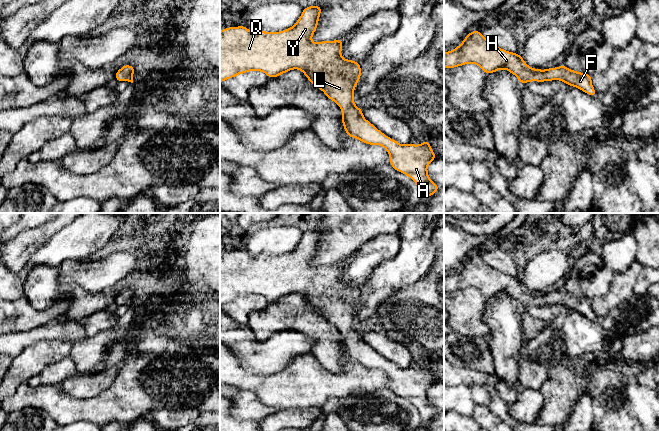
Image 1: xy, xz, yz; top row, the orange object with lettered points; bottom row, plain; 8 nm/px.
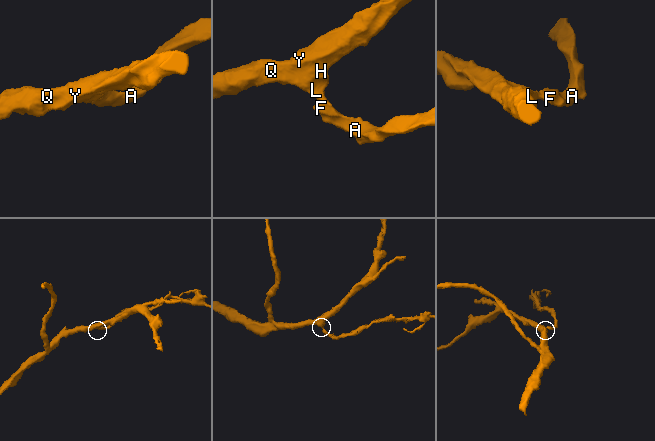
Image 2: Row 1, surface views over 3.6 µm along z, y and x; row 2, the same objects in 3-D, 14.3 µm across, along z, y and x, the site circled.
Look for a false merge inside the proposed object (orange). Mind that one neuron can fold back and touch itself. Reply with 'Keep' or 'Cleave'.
Keep

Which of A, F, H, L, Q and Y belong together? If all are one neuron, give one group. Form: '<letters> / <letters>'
A F H L Q Y

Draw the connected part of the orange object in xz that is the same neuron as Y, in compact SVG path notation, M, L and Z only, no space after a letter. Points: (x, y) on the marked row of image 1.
M319 5L303 8L296 24L280 32L251 32L246 26L224 28L220 32L220 83L249 71L262 71L269 78L275 78L289 70L300 69L311 84L322 90L343 111L342 124L348 137L357 138L365 144L383 146L390 156L390 165L410 177L418 185L423 198L430 197L440 189L427 173L428 164L437 157L431 149L430 141L425 140L420 145L399 144L363 117L363 109L356 107L353 99L354 88L362 72L360 63L341 57L343 39L318 43L311 41L321 11Z

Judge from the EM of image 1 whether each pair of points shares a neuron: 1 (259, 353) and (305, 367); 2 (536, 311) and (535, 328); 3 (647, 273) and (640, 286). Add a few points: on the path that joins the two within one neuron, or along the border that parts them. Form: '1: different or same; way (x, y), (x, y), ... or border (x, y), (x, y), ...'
1: different; border (310, 351), (299, 353), (286, 366), (270, 374)
2: different; border (522, 309), (536, 318), (551, 322)
3: same; way (647, 276), (642, 283)

